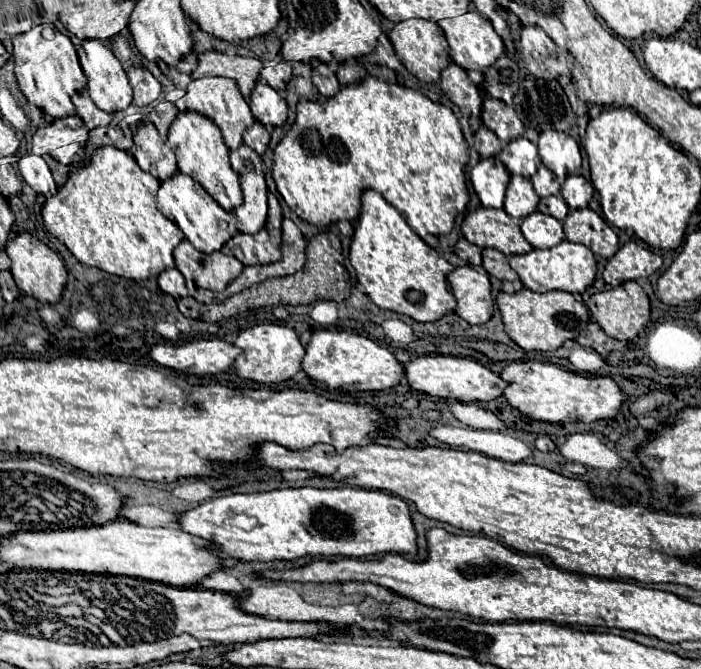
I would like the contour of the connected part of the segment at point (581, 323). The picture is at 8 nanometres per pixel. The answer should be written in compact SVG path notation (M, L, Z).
M526 287L516 293L500 291L496 297L496 305L502 315L504 331L524 351L554 351L562 347L564 341L576 339L588 323L588 307L566 291L536 293Z

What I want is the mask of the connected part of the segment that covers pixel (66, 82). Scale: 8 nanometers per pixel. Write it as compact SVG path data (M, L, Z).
M38 25L26 33L16 35L12 43L14 43L12 55L16 61L14 73L24 97L40 111L52 115L54 119L74 115L76 107L70 95L86 89L86 77L70 37L60 33L54 25Z

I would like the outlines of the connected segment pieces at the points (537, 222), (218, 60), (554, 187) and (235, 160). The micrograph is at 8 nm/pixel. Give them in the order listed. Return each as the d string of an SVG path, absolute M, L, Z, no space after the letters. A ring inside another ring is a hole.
M534 211L522 219L522 233L536 249L550 249L564 239L562 223L540 211Z
M204 51L198 55L198 67L192 73L194 79L200 77L232 77L236 79L244 99L250 99L250 91L256 85L256 79L260 75L262 61L256 57L240 57L240 55L226 55L220 51Z
M544 165L538 167L536 175L532 177L532 185L534 185L534 191L540 195L540 197L550 197L550 195L560 195L560 183L556 179L556 175L546 169Z
M240 145L230 151L232 169L240 175L244 191L244 203L234 209L238 219L238 231L258 233L266 223L266 181L262 159L248 145Z

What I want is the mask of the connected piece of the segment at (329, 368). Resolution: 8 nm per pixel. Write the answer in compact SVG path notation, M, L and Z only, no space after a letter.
M320 329L312 335L306 355L302 359L302 369L310 379L316 379L336 391L382 391L396 387L404 379L404 365L394 357L392 351L380 347L368 337L338 331Z

